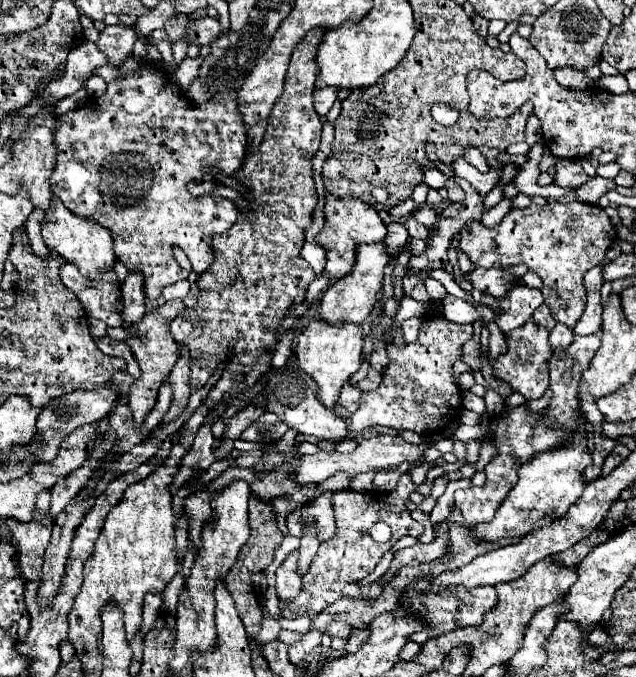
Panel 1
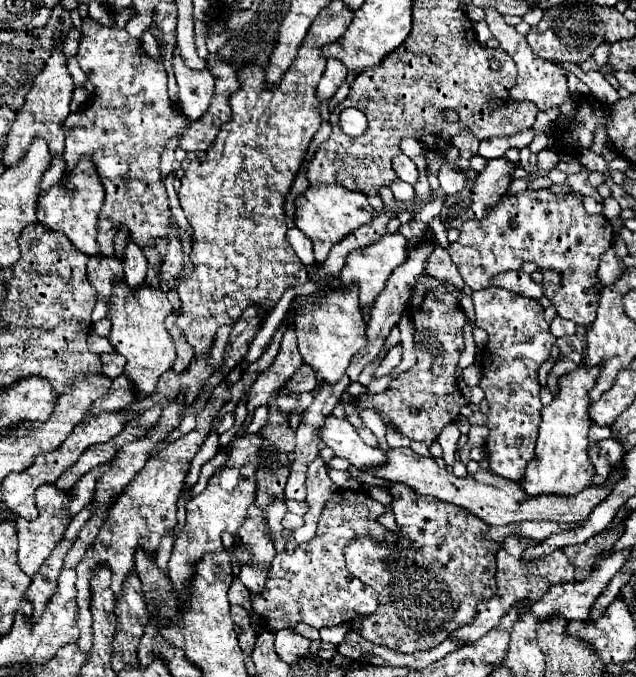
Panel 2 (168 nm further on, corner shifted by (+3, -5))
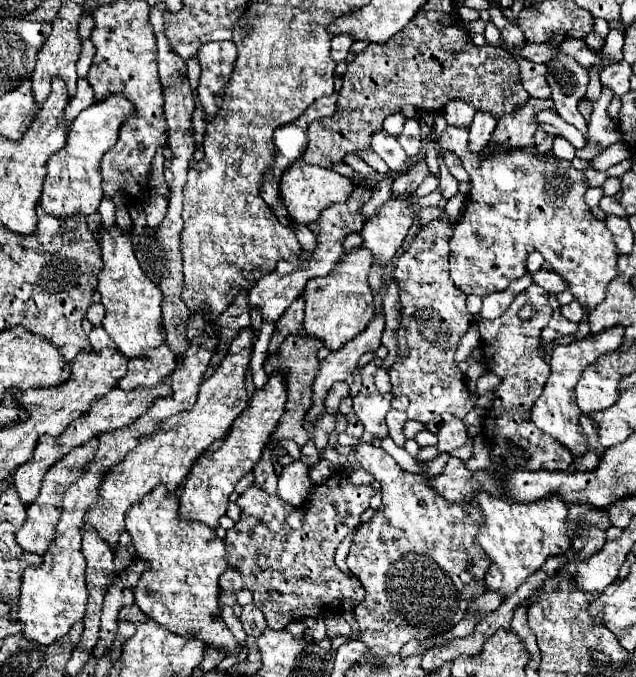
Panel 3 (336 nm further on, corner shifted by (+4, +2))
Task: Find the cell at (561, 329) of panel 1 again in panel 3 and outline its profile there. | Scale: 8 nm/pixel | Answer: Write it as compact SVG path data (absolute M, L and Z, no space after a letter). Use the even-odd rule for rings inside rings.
M574 301L574 303L570 303L570 305L560 307L560 313L562 313L568 321L580 323L580 321L584 319L584 315L586 315L586 309L584 309L582 305L578 305L578 301Z

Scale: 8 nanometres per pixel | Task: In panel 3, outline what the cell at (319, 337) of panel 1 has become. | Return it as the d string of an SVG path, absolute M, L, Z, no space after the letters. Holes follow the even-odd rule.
M354 247L350 253L344 253L340 257L340 265L332 269L328 277L318 277L314 281L308 281L304 291L304 329L322 339L324 345L332 351L338 351L354 339L358 333L362 333L368 325L368 321L374 317L374 293L368 287L368 271L372 267L372 253L364 247Z

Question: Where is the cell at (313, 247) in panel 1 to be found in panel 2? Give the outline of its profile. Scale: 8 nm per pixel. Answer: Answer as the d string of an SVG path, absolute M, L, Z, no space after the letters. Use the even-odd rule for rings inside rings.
M291 228L291 230L287 232L287 242L289 242L291 248L297 252L297 256L301 258L301 264L305 264L305 268L309 268L309 266L315 264L311 240L305 238L305 234L303 234L299 228Z

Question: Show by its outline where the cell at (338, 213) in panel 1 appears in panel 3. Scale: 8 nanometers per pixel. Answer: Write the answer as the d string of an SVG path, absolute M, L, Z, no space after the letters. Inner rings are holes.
M296 161L294 165L290 165L280 179L280 199L284 203L284 207L288 209L288 213L302 225L308 225L312 221L318 219L320 211L336 201L346 201L350 197L350 193L354 191L354 183L348 177L338 175L332 169L324 169L324 167L312 167L312 165L304 165L302 161Z

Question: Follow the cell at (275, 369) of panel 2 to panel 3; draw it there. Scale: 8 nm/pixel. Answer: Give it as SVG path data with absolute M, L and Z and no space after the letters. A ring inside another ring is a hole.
M298 297L286 309L284 317L280 317L280 321L276 321L276 329L274 329L274 335L272 335L272 341L270 341L270 353L274 353L288 335L296 333L302 327L302 321L304 321L304 299Z

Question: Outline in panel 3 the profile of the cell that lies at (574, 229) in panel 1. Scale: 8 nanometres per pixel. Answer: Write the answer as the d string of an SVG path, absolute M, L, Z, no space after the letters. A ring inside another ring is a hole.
M448 125L446 131L440 135L440 149L450 151L450 153L454 153L454 155L458 155L458 157L462 159L462 165L464 165L464 169L470 173L470 183L472 183L472 191L470 191L470 195L468 195L468 199L466 199L466 209L464 209L462 217L456 221L456 225L454 225L454 235L452 235L452 239L450 239L450 259L448 259L448 261L450 261L450 277L452 277L452 281L454 281L454 285L456 285L462 293L466 293L466 295L478 295L478 297L486 297L486 295L490 295L490 293L504 291L504 289L508 287L508 283L512 281L512 245L524 245L524 247L526 247L526 253L530 253L530 251L540 251L540 253L544 255L544 259L552 263L552 269L554 269L558 275L562 275L562 277L570 283L568 291L576 295L576 301L578 301L582 307L596 307L596 305L604 299L606 285L608 285L608 283L612 281L612 277L616 277L616 273L618 273L618 269L616 269L616 257L618 257L618 253L616 253L616 245L614 245L614 241L612 241L612 233L608 233L604 221L594 219L592 213L590 213L590 207L584 203L584 193L586 193L586 189L590 187L590 185L588 185L588 179L586 179L586 175L584 175L584 171L578 171L578 169L570 167L570 165L572 165L570 161L556 159L554 155L548 155L548 153L538 155L538 153L534 151L534 147L508 149L506 145L494 143L494 141L490 141L490 147L492 147L492 151L490 151L488 155L472 153L472 151L468 149L468 127L452 127L452 125Z

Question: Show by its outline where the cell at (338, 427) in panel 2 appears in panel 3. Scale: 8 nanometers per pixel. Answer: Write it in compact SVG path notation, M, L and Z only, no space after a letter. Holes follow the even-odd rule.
M360 441L354 451L360 465L374 475L382 491L378 513L368 523L360 525L346 559L350 571L360 579L366 591L364 601L354 609L358 621L356 639L362 641L374 657L388 657L398 653L410 639L430 639L450 631L466 615L466 601L474 601L484 593L484 577L490 569L490 561L476 541L476 523L482 517L478 509L466 503L444 501L420 475L404 471L382 447Z

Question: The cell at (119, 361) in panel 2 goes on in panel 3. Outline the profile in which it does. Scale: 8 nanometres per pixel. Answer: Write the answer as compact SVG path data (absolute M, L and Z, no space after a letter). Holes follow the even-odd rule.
M94 327L92 333L88 333L88 339L90 339L90 345L92 345L94 349L116 347L116 345L112 345L112 339L108 337L108 333L104 333L104 327Z

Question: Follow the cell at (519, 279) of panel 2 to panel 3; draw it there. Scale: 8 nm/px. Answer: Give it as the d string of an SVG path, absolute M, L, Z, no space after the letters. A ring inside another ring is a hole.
M540 269L538 273L532 275L534 277L534 283L544 287L548 293L560 293L560 291L566 291L568 289L568 281L564 281L564 277L560 277L556 271L546 271L546 269Z

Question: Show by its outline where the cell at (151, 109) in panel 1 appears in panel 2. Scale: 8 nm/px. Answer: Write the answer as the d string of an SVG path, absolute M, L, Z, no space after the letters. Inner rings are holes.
M87 18L83 20L83 32L81 32L81 44L79 44L79 54L77 62L87 74L87 78L95 84L95 102L89 108L83 108L79 112L71 112L63 124L65 130L65 174L67 178L69 170L77 166L81 158L91 158L95 164L99 178L105 188L105 206L99 212L99 244L101 244L101 254L111 256L113 254L113 240L119 230L119 226L127 226L131 232L131 240L139 248L149 248L155 246L157 238L167 238L171 232L181 238L183 230L175 224L171 206L169 206L169 196L163 184L163 174L159 170L161 154L171 138L177 138L177 146L183 148L185 152L207 152L217 138L217 132L225 122L231 120L231 108L229 108L229 96L241 88L235 70L229 64L219 62L217 54L207 56L207 70L215 76L215 94L211 100L211 106L207 114L203 114L199 120L193 120L191 124L187 122L187 116L177 112L169 100L167 94L167 74L161 62L149 58L145 50L141 48L141 42L131 38L125 30L119 28L107 28L97 24L95 20Z

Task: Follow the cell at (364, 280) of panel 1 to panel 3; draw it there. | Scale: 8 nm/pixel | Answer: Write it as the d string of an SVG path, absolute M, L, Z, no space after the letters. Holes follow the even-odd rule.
M394 195L374 213L362 229L362 245L372 251L374 263L388 263L398 253L416 217L418 213L414 205L408 205L406 199L398 199Z

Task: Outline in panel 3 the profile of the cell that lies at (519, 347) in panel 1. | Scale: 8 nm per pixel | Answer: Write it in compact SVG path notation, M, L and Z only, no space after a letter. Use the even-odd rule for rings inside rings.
M530 285L526 291L514 297L512 305L506 309L506 313L492 321L480 321L478 331L482 339L482 361L488 367L488 371L502 377L502 383L496 387L492 411L484 415L482 429L484 437L492 451L492 465L494 467L508 467L508 469L546 469L546 471L568 471L572 465L572 457L568 457L568 449L560 445L558 441L552 441L552 437L540 433L536 425L532 425L530 411L536 399L540 397L544 383L550 375L550 365L538 357L538 345L540 345L540 331L548 325L552 317L552 307L548 303L548 291L540 289L538 285ZM522 305L534 305L536 315L530 321L520 321L518 311ZM518 447L526 451L526 459L522 457L502 457L508 453L508 449Z

